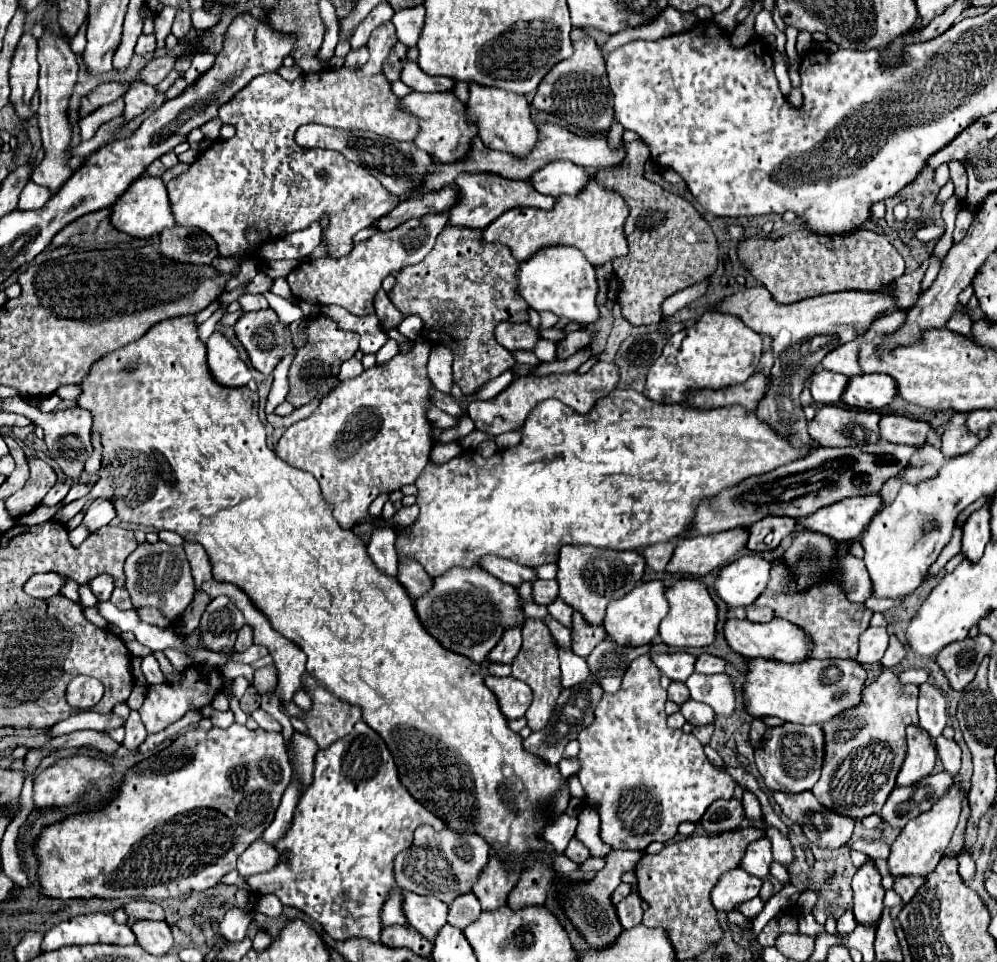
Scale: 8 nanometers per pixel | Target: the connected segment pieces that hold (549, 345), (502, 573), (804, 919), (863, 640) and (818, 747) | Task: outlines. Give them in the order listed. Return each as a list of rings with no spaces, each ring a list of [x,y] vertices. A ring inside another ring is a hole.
[[[539,338],[539,342],[537,342],[537,346],[535,346],[533,352],[537,354],[537,358],[541,362],[553,362],[557,358],[557,345],[555,342]],[[551,356],[553,356],[553,360],[551,360]]]
[[[485,556],[485,558],[481,558],[479,566],[483,570],[487,570],[489,574],[493,574],[495,578],[499,578],[501,582],[507,582],[511,586],[519,586],[525,580],[529,580],[529,582],[537,580],[533,568],[527,568],[527,566],[521,566],[517,562],[505,560],[501,556]]]
[[[811,913],[802,914],[799,917],[800,934],[816,937],[817,934],[820,934],[823,931],[825,931],[824,925],[818,924]]]
[[[883,626],[867,628],[859,638],[859,652],[853,658],[859,664],[877,664],[889,646],[889,634]]]
[[[783,724],[779,728],[769,728],[761,746],[755,750],[757,770],[761,772],[765,786],[769,790],[781,792],[805,792],[815,786],[823,764],[823,732],[821,726],[803,724]]]

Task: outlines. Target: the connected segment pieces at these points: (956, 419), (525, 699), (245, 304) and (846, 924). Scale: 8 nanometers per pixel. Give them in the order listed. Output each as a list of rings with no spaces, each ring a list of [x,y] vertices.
[[[953,414],[953,418],[949,420],[943,434],[943,444],[941,444],[941,452],[945,456],[969,452],[979,444],[979,438],[971,430],[967,430],[965,418],[967,414]]]
[[[487,676],[485,686],[497,696],[499,708],[507,720],[523,718],[531,704],[531,688],[517,678]]]
[[[243,294],[241,298],[239,298],[239,306],[241,306],[241,310],[245,310],[245,312],[249,312],[249,310],[263,310],[263,308],[267,308],[269,304],[267,304],[267,300],[265,300],[265,296],[251,296],[251,294]]]
[[[845,910],[845,914],[837,920],[839,932],[851,932],[851,930],[855,930],[855,926],[857,926],[857,922],[855,922],[855,916],[851,910]]]

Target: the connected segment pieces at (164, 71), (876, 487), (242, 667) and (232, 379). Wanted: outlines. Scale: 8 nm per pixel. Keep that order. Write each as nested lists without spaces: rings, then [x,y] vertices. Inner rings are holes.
[[[161,56],[161,58],[153,58],[147,68],[141,70],[141,80],[151,84],[151,86],[157,86],[163,78],[169,76],[169,72],[173,70],[175,66],[175,58],[173,56]]]
[[[885,440],[855,448],[817,448],[809,456],[769,474],[753,476],[733,488],[725,488],[711,502],[701,502],[689,534],[713,534],[737,526],[749,526],[765,516],[789,516],[797,520],[843,498],[877,494],[885,480],[901,474],[915,452],[917,448],[913,446],[891,444]]]
[[[230,662],[221,669],[223,676],[229,680],[233,680],[238,676],[245,676],[251,683],[253,682],[254,669],[250,665]]]
[[[213,332],[207,342],[207,366],[213,380],[227,388],[247,386],[253,378],[245,362],[239,360],[239,354],[233,344],[219,332]]]

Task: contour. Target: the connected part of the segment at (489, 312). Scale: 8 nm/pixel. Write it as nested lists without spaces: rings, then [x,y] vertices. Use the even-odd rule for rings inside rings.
[[[445,226],[445,230],[437,236],[435,248],[431,254],[423,258],[421,264],[405,266],[397,272],[397,286],[389,292],[391,302],[401,310],[403,318],[409,314],[417,314],[423,318],[423,336],[429,342],[445,344],[453,350],[453,376],[457,386],[465,396],[477,394],[477,390],[487,384],[491,378],[501,376],[505,370],[513,368],[515,360],[509,350],[505,350],[495,340],[495,328],[499,322],[529,322],[529,306],[527,302],[515,292],[515,270],[517,260],[513,258],[511,250],[501,244],[485,244],[483,232]]]

